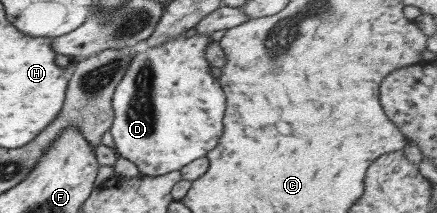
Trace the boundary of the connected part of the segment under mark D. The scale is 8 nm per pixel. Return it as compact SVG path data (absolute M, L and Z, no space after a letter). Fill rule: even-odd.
M227 30L212 32L210 35L175 37L158 47L139 51L131 58L111 98L114 120L110 132L119 156L135 163L140 175L157 177L167 172L180 171L195 159L207 155L219 143L223 135L223 115L227 101L218 79L211 74L213 65L207 60L207 51L210 44L220 42L225 33Z

